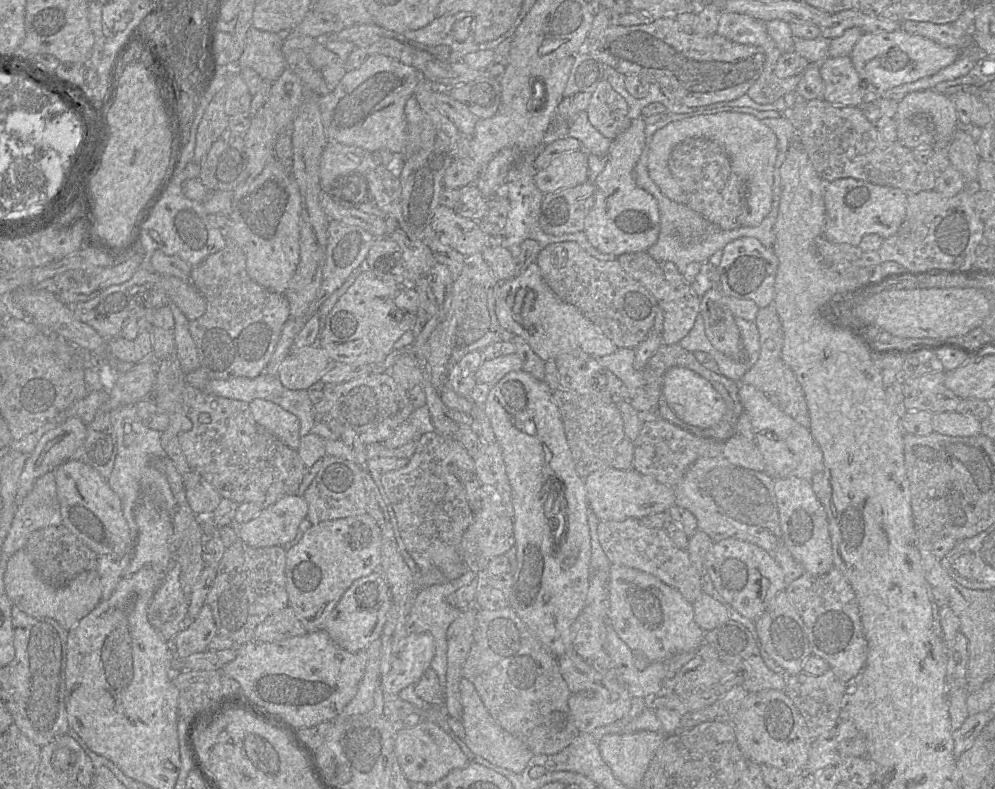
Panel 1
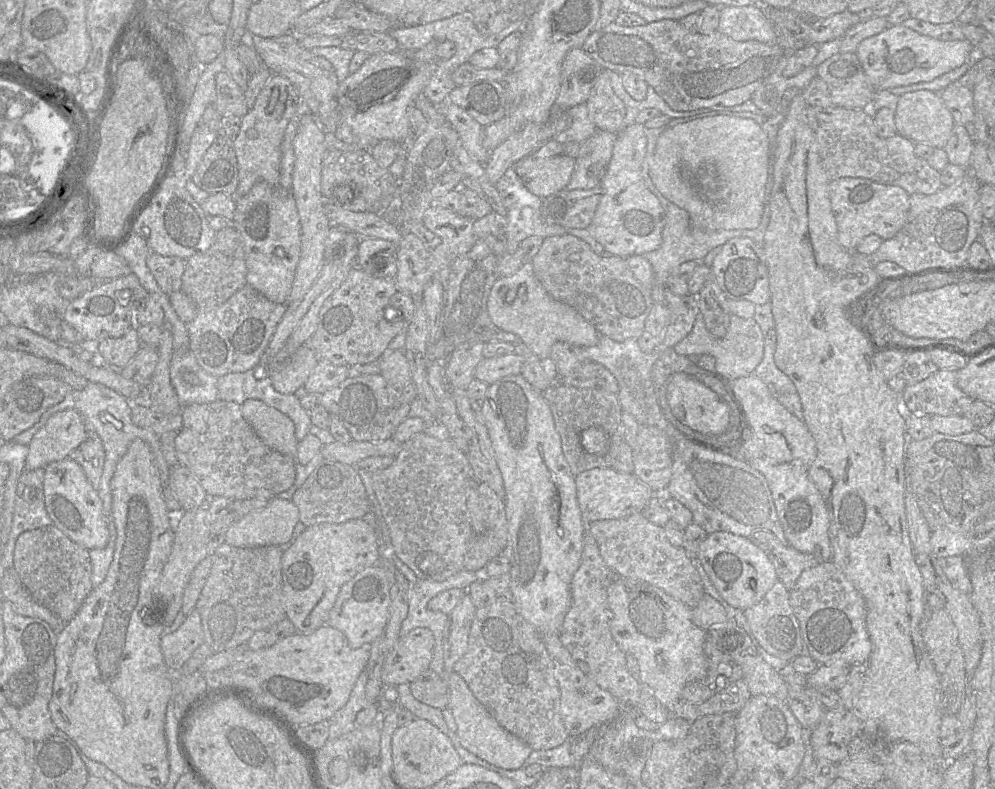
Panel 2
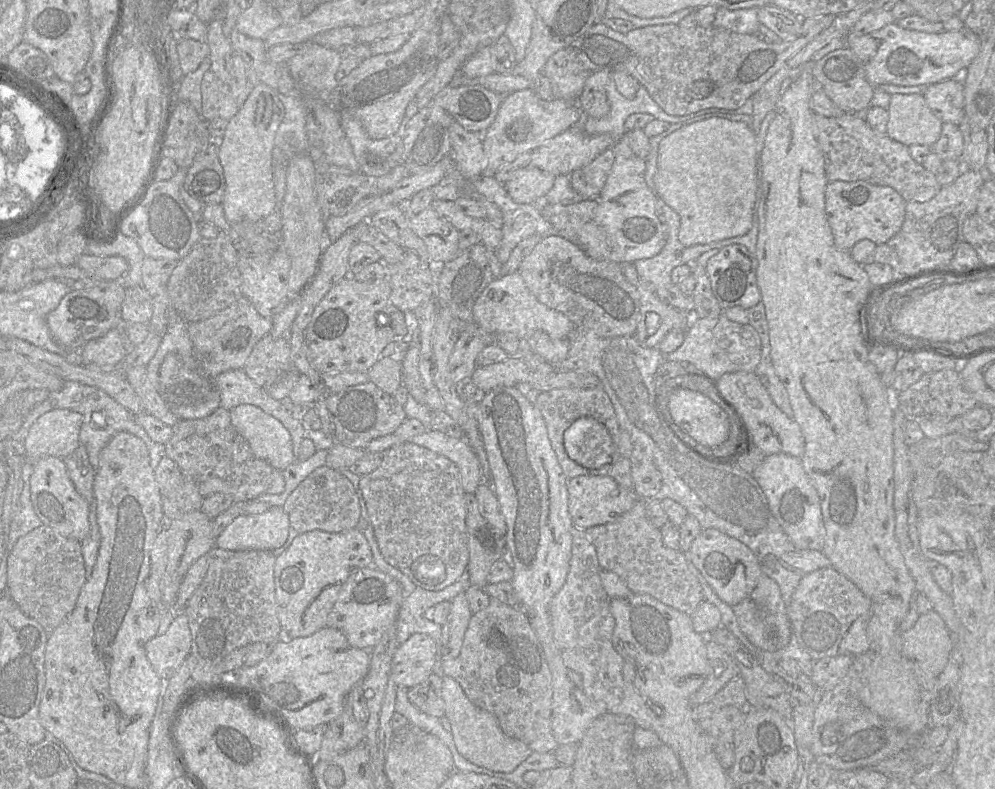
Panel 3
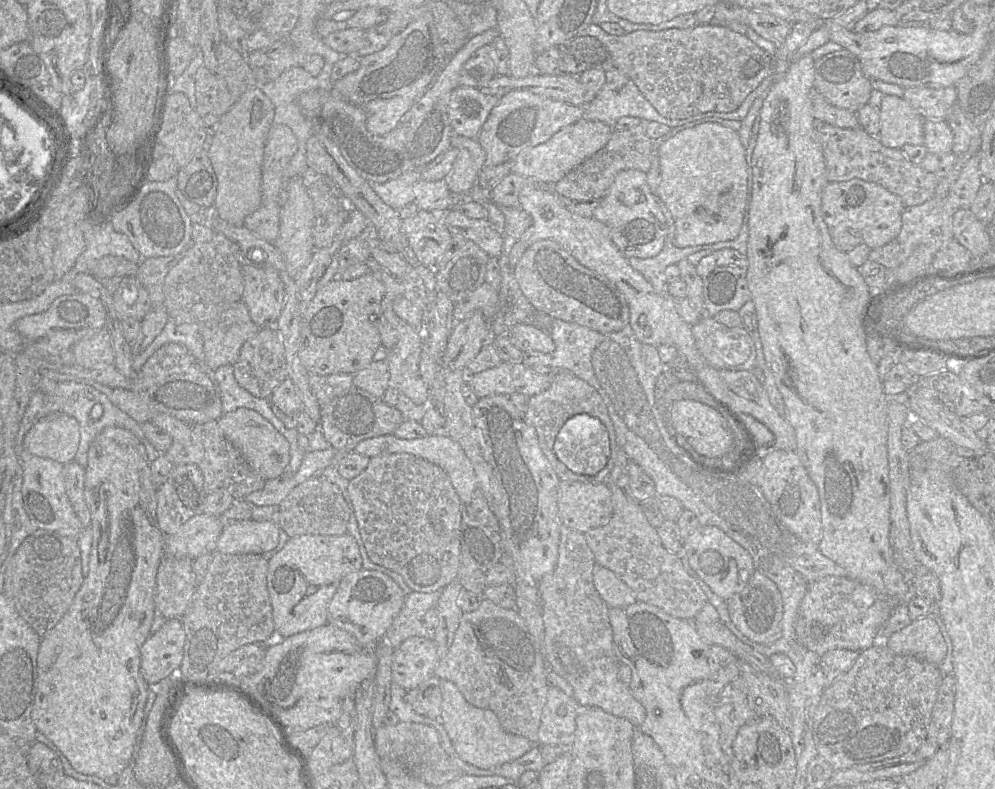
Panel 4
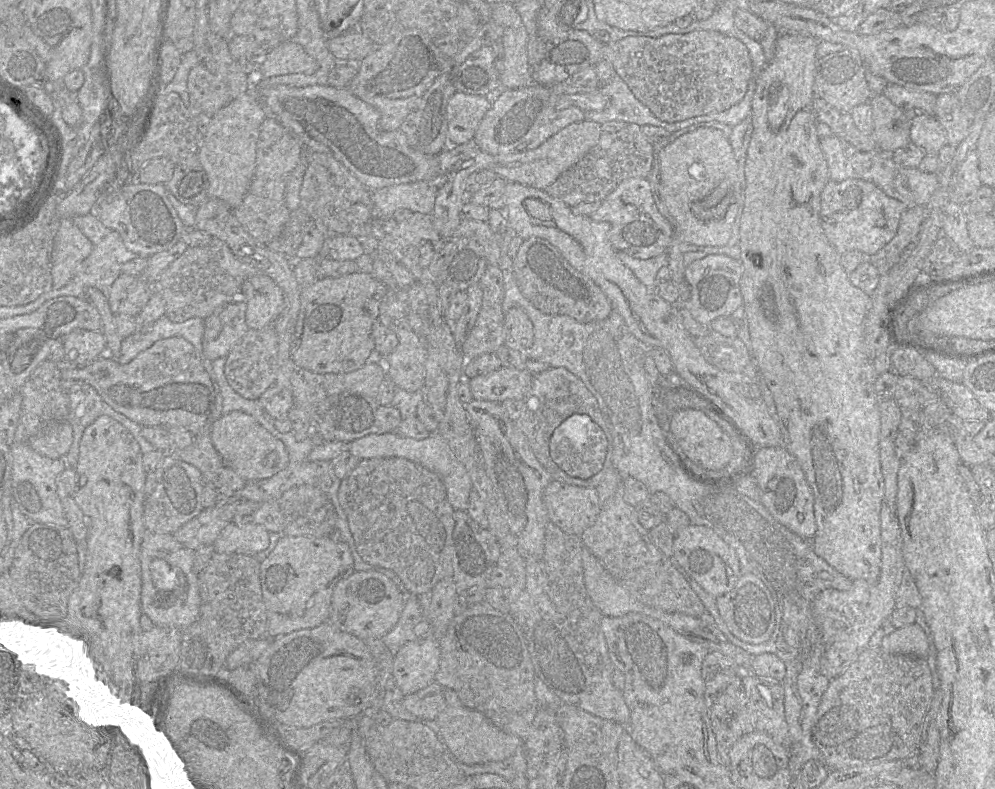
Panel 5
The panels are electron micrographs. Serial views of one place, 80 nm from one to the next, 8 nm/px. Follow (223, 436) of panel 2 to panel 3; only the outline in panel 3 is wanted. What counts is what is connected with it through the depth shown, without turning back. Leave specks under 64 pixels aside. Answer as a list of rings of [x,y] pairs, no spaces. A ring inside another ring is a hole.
[[[217,408],[200,419],[180,419],[164,445],[164,456],[172,459],[184,476],[192,479],[206,498],[214,493],[232,497],[236,502],[254,500],[264,494],[280,494],[285,489],[283,471],[257,458],[245,439],[231,424],[230,410]]]

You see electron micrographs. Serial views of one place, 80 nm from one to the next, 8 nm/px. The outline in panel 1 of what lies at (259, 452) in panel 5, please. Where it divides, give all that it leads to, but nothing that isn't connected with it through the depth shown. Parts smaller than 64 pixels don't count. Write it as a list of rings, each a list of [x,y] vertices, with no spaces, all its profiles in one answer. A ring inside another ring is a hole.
[[[264,399],[249,402],[255,422],[278,438],[283,444],[297,450],[300,442],[299,420],[279,405]]]

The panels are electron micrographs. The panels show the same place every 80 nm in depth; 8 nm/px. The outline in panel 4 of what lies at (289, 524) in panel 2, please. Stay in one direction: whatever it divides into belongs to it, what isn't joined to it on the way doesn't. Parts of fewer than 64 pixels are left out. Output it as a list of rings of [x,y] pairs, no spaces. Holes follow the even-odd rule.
[[[237,521],[223,528],[216,551],[223,554],[263,554],[277,547],[280,527],[273,521]]]

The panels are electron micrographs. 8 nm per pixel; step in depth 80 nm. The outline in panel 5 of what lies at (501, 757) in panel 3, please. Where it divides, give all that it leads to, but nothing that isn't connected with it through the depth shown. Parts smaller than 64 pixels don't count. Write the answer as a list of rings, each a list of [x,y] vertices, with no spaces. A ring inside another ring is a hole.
[[[443,688],[443,696],[444,707],[433,721],[439,727],[448,751],[463,764],[478,765],[502,761],[523,747],[523,739],[500,730],[482,713],[465,707],[454,690]]]

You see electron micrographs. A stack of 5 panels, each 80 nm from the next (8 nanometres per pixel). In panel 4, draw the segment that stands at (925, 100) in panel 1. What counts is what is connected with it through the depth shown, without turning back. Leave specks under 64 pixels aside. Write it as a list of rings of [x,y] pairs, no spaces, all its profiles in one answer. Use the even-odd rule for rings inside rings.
[[[884,95],[880,112],[880,132],[877,136],[879,141],[885,146],[894,149],[902,149],[905,145],[923,145],[924,144],[924,122],[917,110],[915,110],[902,97],[895,95]]]

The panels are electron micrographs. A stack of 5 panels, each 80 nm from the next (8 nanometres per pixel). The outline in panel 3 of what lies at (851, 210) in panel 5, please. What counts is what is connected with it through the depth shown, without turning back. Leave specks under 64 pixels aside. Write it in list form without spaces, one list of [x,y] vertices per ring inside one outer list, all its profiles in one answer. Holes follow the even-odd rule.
[[[861,180],[829,181],[825,189],[825,211],[835,246],[846,252],[862,240],[871,240],[876,245],[891,240],[903,225],[906,205],[903,197],[891,187]]]

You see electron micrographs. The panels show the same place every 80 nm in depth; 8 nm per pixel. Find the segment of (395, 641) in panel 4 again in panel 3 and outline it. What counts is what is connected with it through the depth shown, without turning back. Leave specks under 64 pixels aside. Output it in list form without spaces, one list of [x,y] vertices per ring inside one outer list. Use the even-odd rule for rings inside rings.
[[[465,576],[440,591],[429,591],[417,587],[411,594],[405,596],[396,617],[395,629],[398,644],[404,643],[414,633],[424,633],[434,639],[437,646],[437,660],[433,673],[440,677],[443,677],[440,657],[442,625],[433,622],[426,612],[430,613],[429,609],[440,602],[451,601],[457,595],[465,593],[470,586]]]

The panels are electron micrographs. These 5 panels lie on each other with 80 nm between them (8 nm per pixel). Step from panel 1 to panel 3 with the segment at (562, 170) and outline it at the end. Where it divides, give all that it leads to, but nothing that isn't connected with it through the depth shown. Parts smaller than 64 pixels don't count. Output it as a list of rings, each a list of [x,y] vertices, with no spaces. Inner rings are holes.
[[[528,164],[512,173],[503,185],[514,202],[533,204],[549,192],[555,178],[553,174]]]

